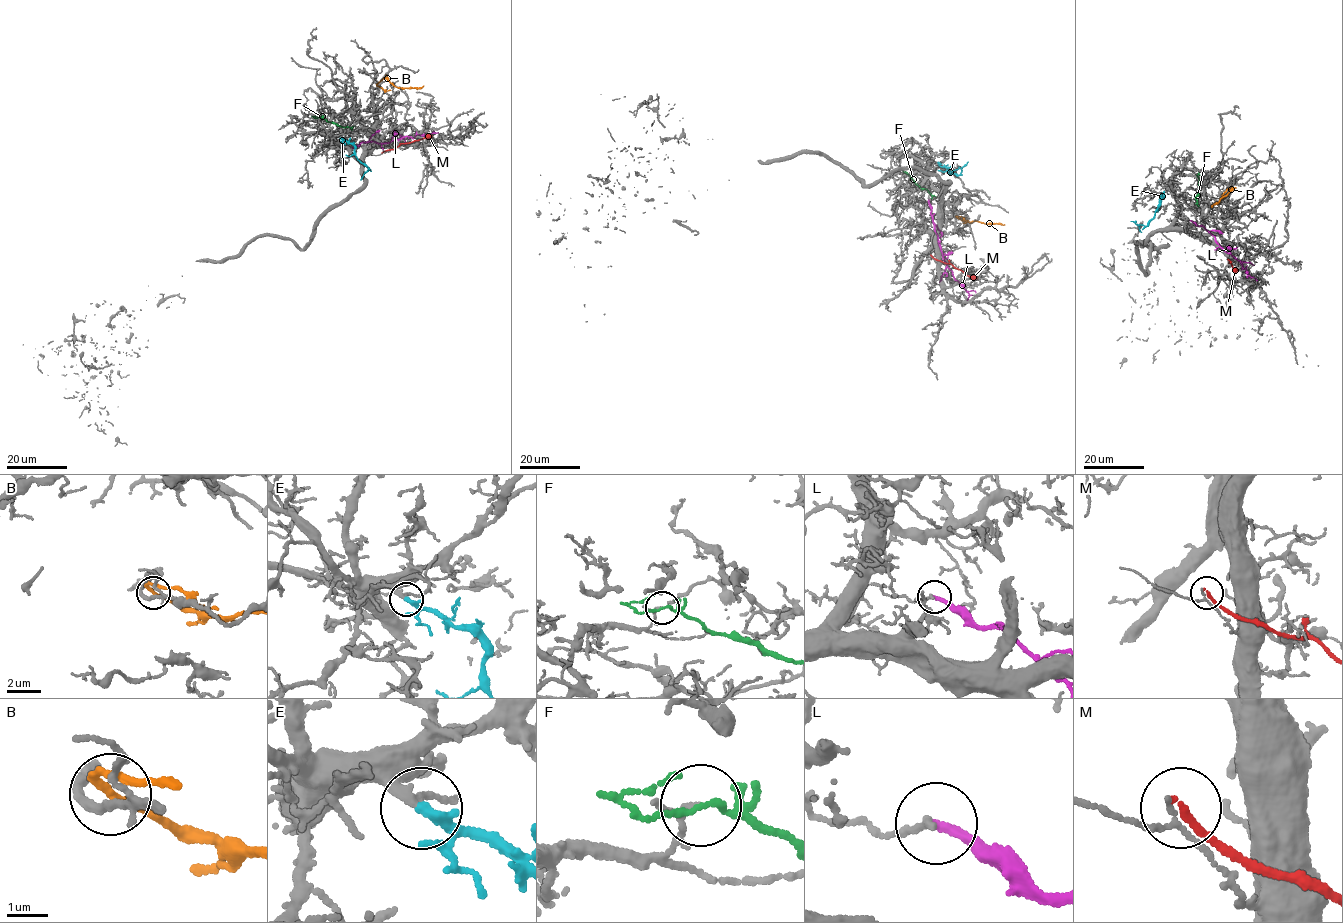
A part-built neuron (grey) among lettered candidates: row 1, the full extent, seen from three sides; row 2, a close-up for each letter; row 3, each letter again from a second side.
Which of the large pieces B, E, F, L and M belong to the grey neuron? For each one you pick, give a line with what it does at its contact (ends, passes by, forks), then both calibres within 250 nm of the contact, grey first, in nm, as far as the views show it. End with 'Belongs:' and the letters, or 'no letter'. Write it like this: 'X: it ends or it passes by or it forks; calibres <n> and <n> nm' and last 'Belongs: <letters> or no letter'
E: it passes by; calibres 190 and 240 nm
Belongs: E

